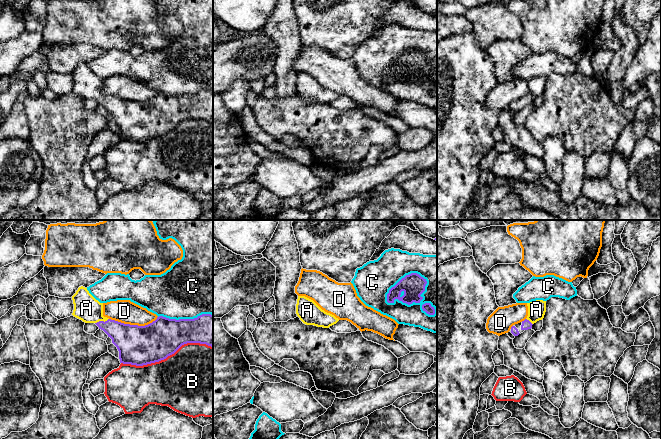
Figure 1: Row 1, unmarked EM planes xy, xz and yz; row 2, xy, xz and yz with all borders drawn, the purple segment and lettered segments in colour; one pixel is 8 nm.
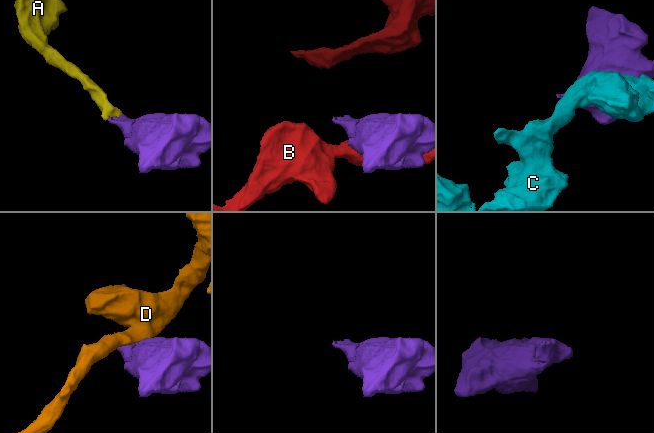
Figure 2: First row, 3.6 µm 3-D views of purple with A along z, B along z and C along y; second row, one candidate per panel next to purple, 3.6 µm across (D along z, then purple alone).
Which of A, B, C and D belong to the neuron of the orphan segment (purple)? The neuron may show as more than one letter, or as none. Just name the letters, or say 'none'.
A

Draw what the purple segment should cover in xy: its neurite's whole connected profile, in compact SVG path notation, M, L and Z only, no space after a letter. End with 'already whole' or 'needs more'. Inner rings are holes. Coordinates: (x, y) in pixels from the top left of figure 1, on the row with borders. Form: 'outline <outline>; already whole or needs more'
outline M81 286L72 296L74 310L72 315L85 323L95 323L103 330L119 351L120 363L143 366L166 359L182 345L200 343L213 347L213 315L202 314L194 319L169 319L163 316L145 326L124 324L103 316L103 303L96 300Z; needs more

